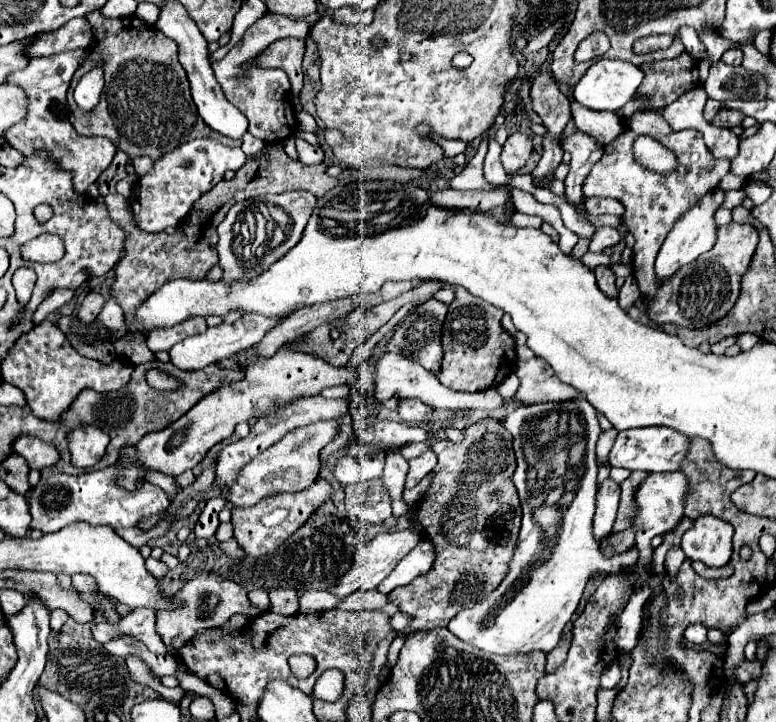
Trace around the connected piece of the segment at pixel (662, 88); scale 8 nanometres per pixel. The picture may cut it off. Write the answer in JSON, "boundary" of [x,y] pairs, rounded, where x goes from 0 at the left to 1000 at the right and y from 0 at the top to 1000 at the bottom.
{"boundary":[[[885,72],[875,80],[826,89],[826,97],[831,100],[831,111],[821,133],[836,133],[836,141],[826,150],[854,150],[901,116],[898,86]]]}

